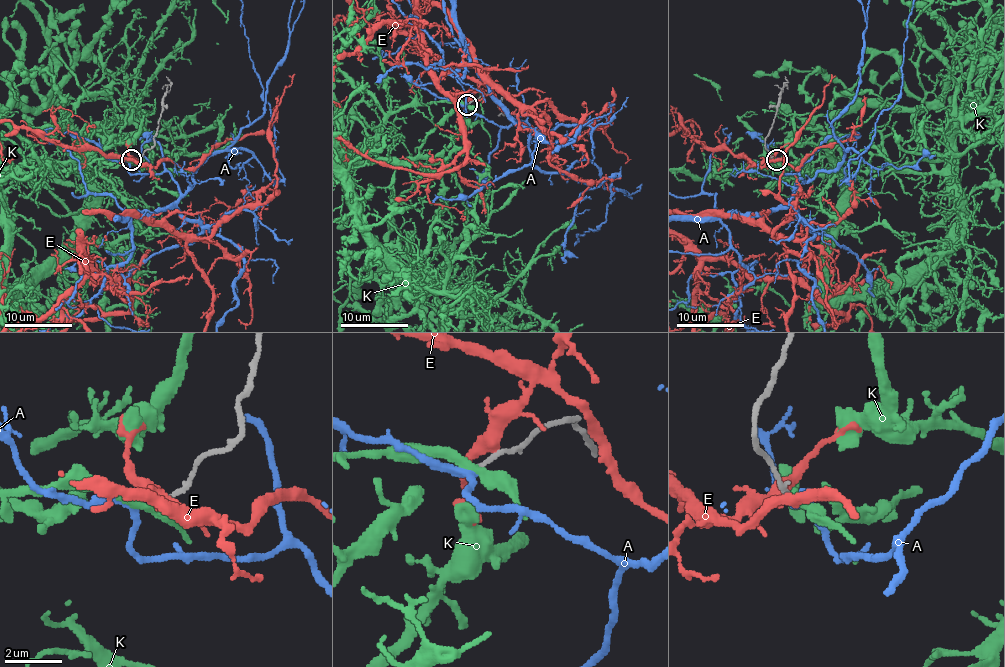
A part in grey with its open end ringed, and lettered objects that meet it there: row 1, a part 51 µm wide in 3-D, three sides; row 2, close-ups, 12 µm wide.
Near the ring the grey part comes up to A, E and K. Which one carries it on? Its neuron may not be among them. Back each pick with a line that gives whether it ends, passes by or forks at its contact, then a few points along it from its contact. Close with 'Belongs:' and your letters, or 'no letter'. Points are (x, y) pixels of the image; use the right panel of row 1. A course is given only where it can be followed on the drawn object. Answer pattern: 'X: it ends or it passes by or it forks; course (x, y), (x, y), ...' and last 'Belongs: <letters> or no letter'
A: it passes by
Belongs: A

